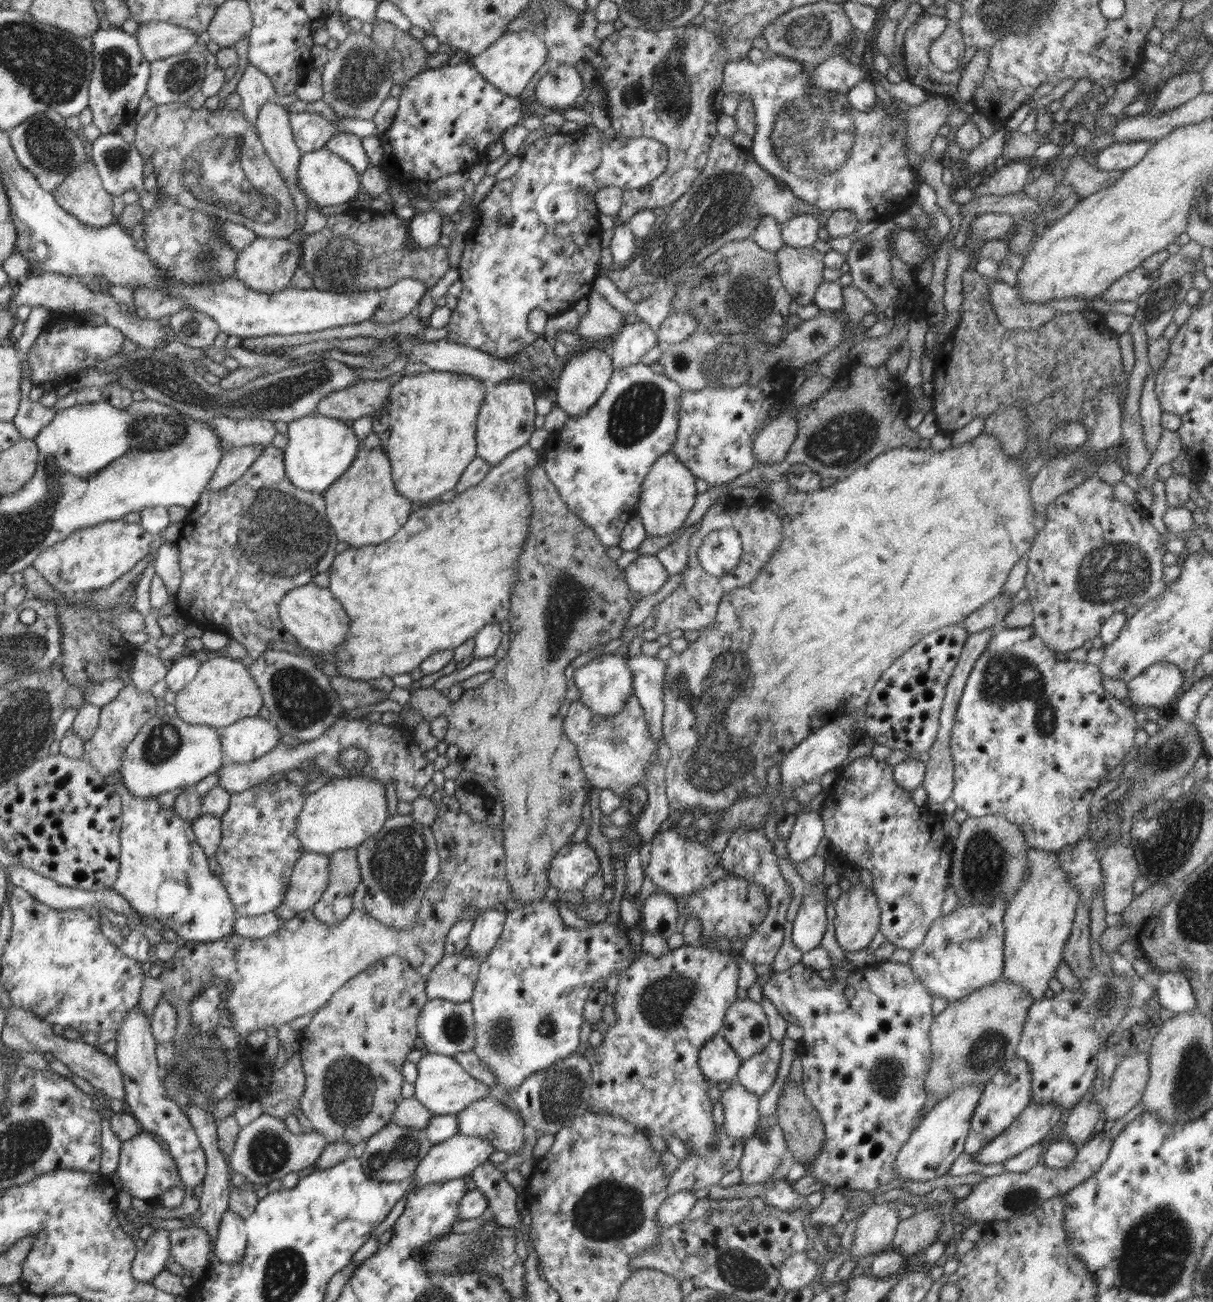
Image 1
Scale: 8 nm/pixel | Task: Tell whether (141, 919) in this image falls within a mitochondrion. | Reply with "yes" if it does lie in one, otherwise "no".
no

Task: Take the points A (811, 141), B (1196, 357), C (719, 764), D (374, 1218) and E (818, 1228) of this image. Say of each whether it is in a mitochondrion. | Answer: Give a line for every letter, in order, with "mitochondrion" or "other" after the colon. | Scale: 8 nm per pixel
A: mitochondrion
B: other
C: mitochondrion
D: other
E: other

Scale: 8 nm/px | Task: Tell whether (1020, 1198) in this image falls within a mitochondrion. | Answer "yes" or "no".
yes

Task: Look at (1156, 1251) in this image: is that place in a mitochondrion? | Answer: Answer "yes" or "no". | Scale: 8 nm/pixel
yes

